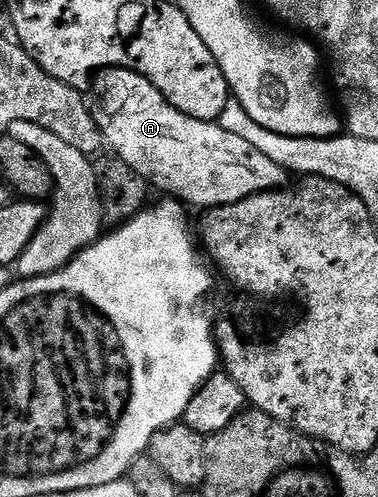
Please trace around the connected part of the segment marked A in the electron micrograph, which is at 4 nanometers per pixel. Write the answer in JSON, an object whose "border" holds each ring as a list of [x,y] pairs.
{"border":[[[101,68],[93,77],[94,88],[95,96],[99,99],[99,105],[94,105],[93,115],[97,126],[103,132],[106,147],[118,159],[123,160],[125,166],[132,168],[142,180],[147,181],[152,189],[160,188],[163,194],[182,202],[184,205],[190,206],[190,204],[196,204],[199,210],[206,210],[216,208],[222,204],[241,202],[245,198],[256,196],[259,192],[269,192],[277,188],[282,188],[286,181],[283,179],[288,179],[289,173],[287,169],[277,166],[277,162],[273,162],[273,158],[265,158],[265,154],[261,154],[261,150],[257,150],[257,146],[252,146],[251,143],[245,142],[245,138],[237,138],[237,134],[229,134],[229,130],[225,130],[217,122],[198,120],[197,118],[189,118],[189,114],[181,114],[181,110],[169,106],[169,102],[157,90],[157,86],[153,86],[153,82],[149,82],[149,78],[145,78],[133,70],[129,70],[128,68]]]}

